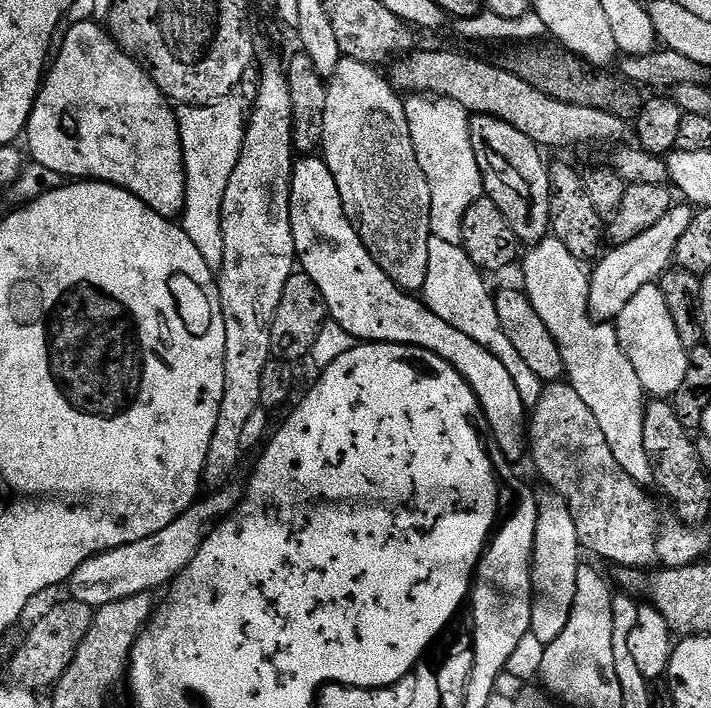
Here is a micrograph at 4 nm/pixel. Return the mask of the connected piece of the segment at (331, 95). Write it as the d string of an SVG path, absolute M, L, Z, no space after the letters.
M347 58L337 59L335 64L332 81L326 84L324 111L320 116L319 139L322 144L324 140L324 152L322 151L324 165L328 167L336 184L344 214L360 235L360 241L363 242L370 258L400 288L419 289L426 272L425 249L422 247L422 238L420 240L422 180L410 167L410 156L406 151L404 139L408 123L404 117L404 100L394 94L393 89L385 81L385 85L380 81L380 76L376 73L379 71L373 65Z

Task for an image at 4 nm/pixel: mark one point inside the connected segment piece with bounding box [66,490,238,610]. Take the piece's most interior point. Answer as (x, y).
(138, 567)

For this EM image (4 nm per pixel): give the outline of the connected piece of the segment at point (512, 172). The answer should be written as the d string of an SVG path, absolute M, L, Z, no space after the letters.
M473 115L468 121L468 137L476 165L482 177L484 196L498 206L507 227L512 227L520 236L532 232L532 184L528 176L540 172L541 153L532 140L514 130L506 122L493 116Z

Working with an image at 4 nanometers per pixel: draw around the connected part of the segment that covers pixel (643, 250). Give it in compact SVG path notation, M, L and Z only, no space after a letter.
M687 202L673 203L672 209L650 230L638 234L634 238L617 243L608 253L605 251L599 257L598 265L593 270L588 280L588 291L586 303L588 315L593 318L612 318L620 311L620 306L625 304L631 296L643 293L648 285L659 281L665 272L669 271L670 263L673 261L678 238L686 232L686 226L690 226L694 215L693 205Z

